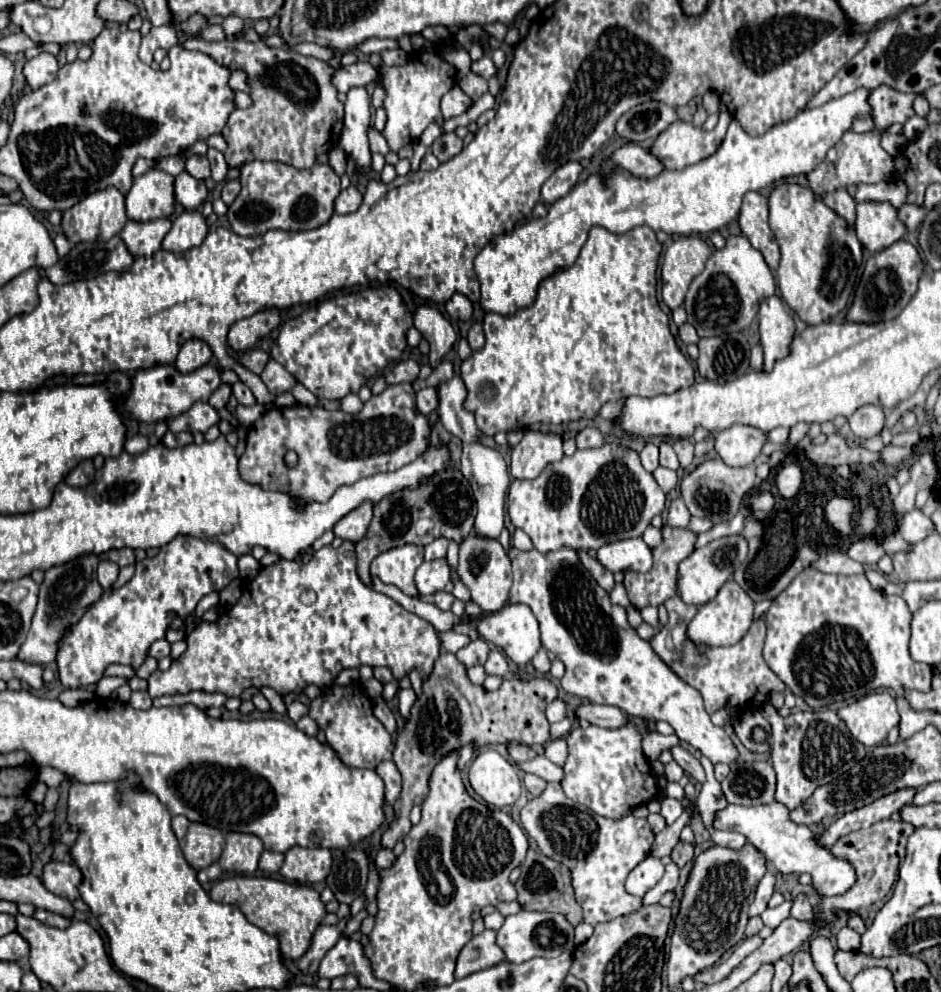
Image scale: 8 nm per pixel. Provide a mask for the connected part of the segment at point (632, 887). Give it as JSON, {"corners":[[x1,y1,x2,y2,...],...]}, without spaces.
{"corners":[[648,856,628,874,626,892,634,896,644,896,650,888,658,884,662,874,664,874,664,864,656,856]]}

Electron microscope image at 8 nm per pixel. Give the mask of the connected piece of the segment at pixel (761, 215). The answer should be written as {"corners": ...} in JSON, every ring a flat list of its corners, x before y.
{"corners":[[748,192,744,196,738,224,750,244,762,252,768,266,776,270,780,262,780,250,768,226,768,200,760,192]]}

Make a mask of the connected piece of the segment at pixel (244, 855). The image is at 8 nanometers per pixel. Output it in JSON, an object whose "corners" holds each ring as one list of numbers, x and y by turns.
{"corners":[[230,832,226,836,226,848,220,856,220,866,226,872,252,874,258,868,258,860,264,846,262,840,254,834]]}

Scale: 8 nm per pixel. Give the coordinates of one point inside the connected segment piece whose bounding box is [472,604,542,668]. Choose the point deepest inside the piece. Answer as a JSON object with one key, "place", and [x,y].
{"place":[514,629]}

